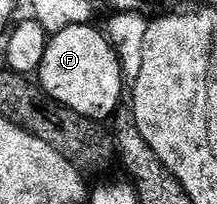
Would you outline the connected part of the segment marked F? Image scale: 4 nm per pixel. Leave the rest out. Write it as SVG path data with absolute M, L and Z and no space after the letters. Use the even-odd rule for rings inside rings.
M74 24L49 37L38 71L38 85L58 104L104 124L121 109L120 101L123 98L125 101L126 79L120 57L105 31L94 27L92 24Z

